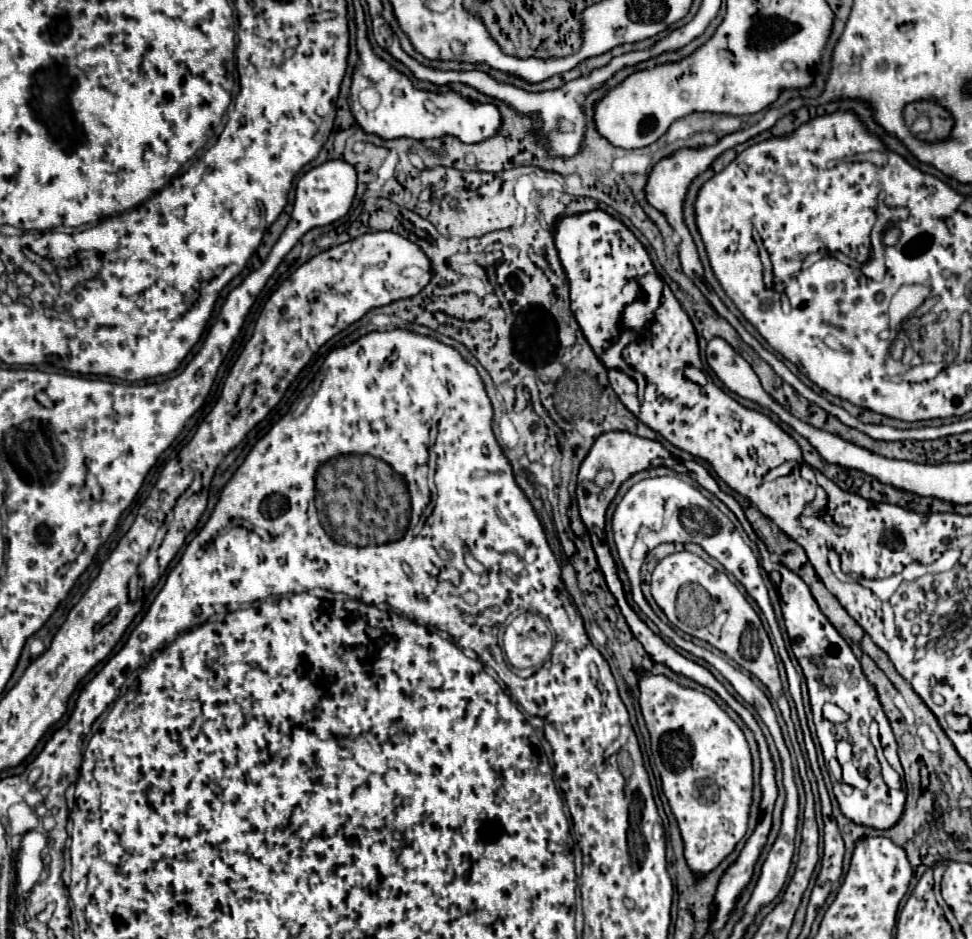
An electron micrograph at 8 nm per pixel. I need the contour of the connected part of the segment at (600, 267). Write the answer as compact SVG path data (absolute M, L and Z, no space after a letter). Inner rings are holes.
M599 209L557 221L555 247L569 279L571 311L575 313L591 349L601 357L617 337L623 309L643 295L635 277L653 273L653 263L637 237L619 219Z

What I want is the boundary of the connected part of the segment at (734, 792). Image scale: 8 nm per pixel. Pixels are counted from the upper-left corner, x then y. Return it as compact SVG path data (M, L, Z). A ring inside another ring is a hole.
M645 669L639 671L639 705L651 735L653 759L663 781L663 793L679 823L685 861L693 877L699 881L717 869L747 833L753 803L753 765L747 739L737 723L704 692L683 687L665 675L651 675Z

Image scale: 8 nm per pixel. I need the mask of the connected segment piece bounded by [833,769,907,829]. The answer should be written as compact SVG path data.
M869 771L867 775L867 789L857 791L853 789L851 795L845 795L841 789L841 781L833 777L833 789L835 797L839 801L839 807L843 815L859 825L869 825L875 829L889 829L889 825L895 825L903 813L903 805L907 796L907 788L902 784L900 790L889 789L881 775Z

